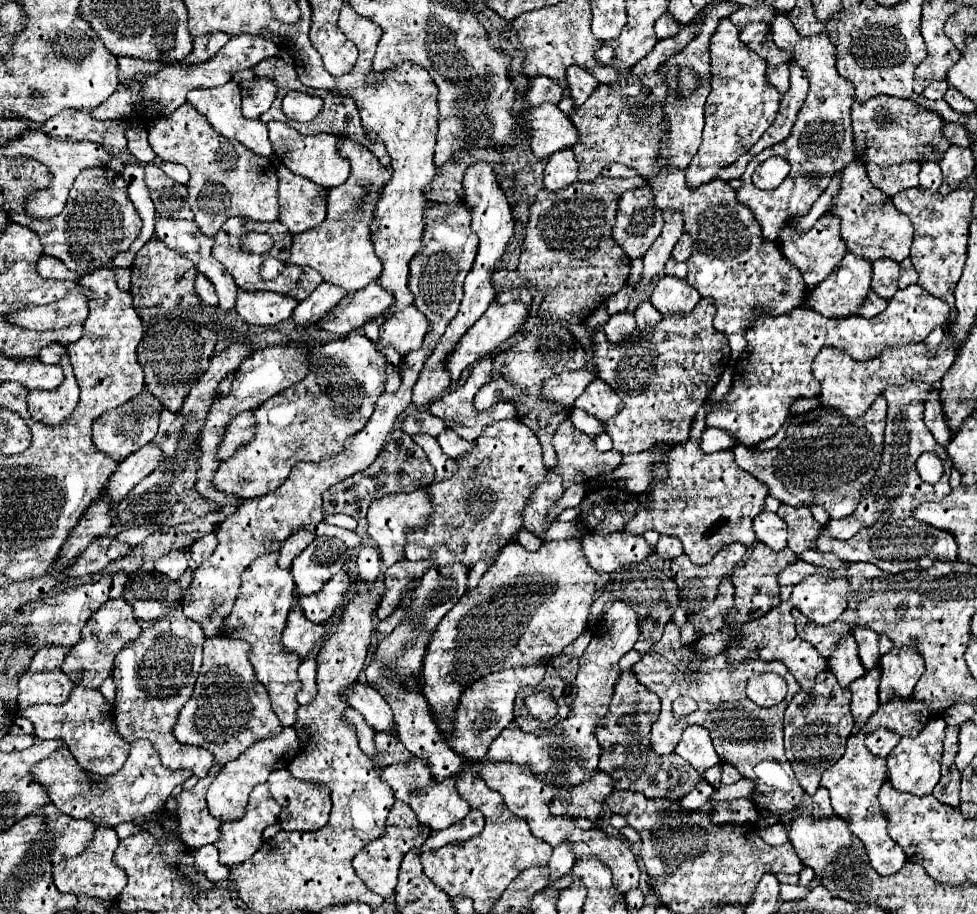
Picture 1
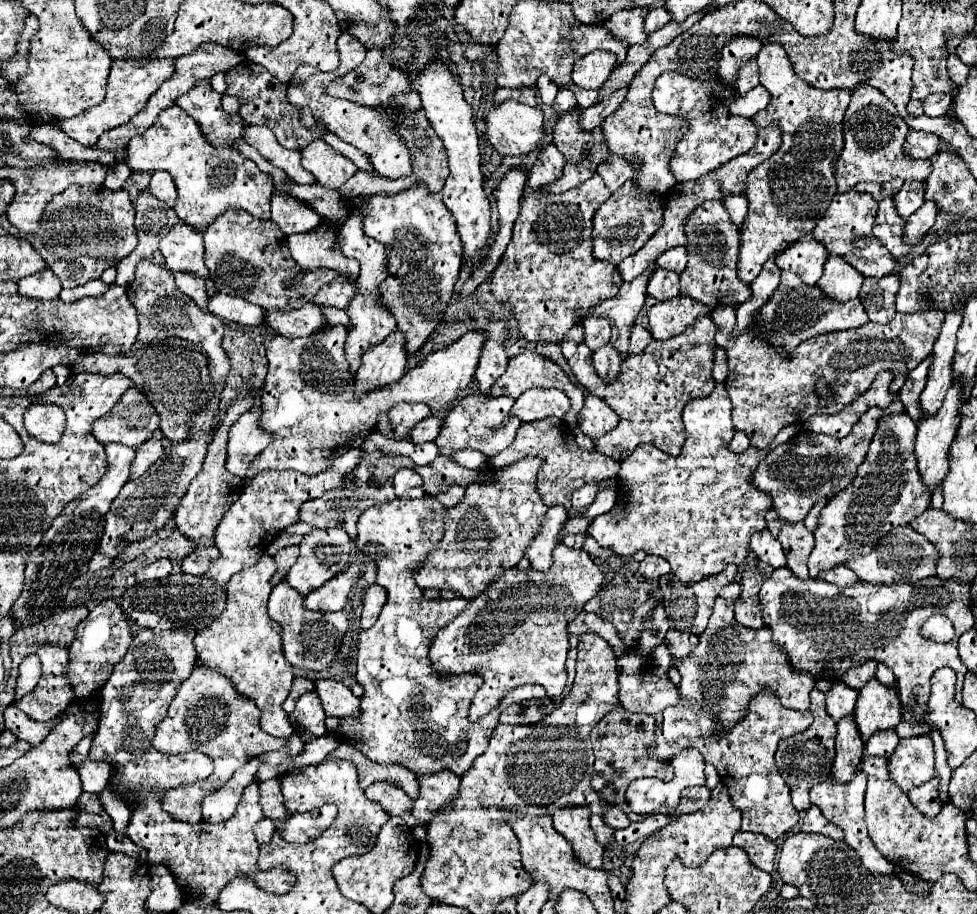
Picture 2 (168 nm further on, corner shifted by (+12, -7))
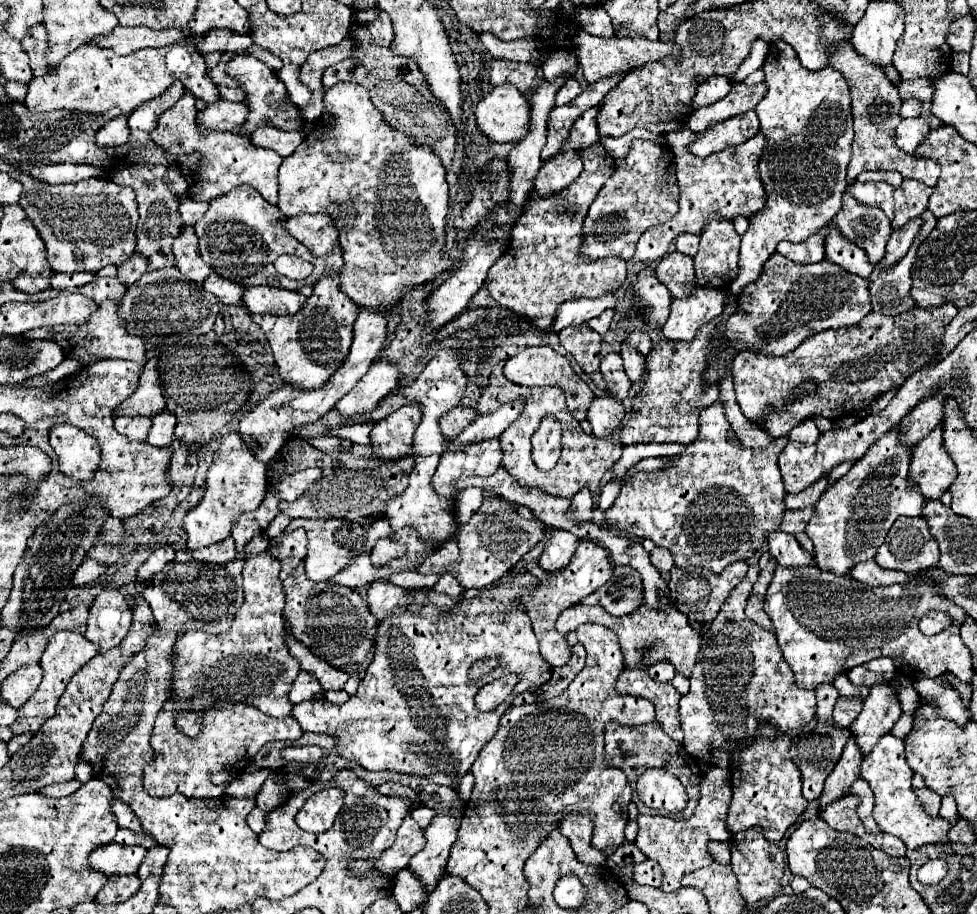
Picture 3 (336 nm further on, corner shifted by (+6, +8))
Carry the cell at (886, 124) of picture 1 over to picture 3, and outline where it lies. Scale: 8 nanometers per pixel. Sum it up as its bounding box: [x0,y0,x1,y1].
[831,44,939,186]

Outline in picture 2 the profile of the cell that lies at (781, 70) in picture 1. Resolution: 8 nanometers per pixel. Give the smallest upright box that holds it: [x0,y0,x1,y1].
[729,85,769,117]

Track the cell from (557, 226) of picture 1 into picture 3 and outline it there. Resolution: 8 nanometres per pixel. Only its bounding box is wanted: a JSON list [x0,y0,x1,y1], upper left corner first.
[485,144,627,330]

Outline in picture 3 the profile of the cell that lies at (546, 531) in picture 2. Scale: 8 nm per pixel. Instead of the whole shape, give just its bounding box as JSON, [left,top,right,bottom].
[539,530,579,572]

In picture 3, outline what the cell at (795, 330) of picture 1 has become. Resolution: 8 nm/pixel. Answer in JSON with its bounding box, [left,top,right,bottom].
[733,304,955,438]

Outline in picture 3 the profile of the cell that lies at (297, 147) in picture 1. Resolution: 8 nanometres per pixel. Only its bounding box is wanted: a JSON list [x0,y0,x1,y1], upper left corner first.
[251,124,305,158]

